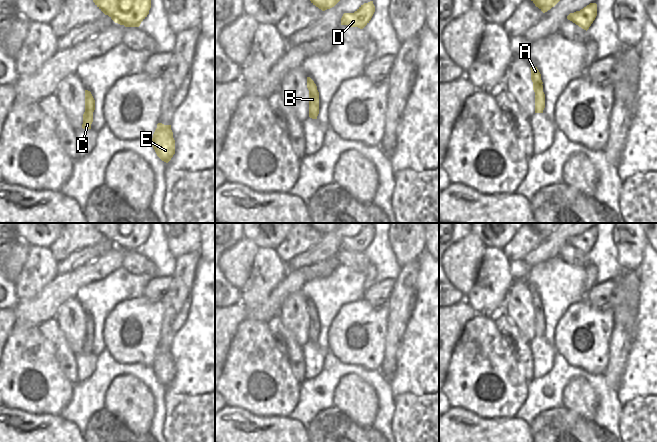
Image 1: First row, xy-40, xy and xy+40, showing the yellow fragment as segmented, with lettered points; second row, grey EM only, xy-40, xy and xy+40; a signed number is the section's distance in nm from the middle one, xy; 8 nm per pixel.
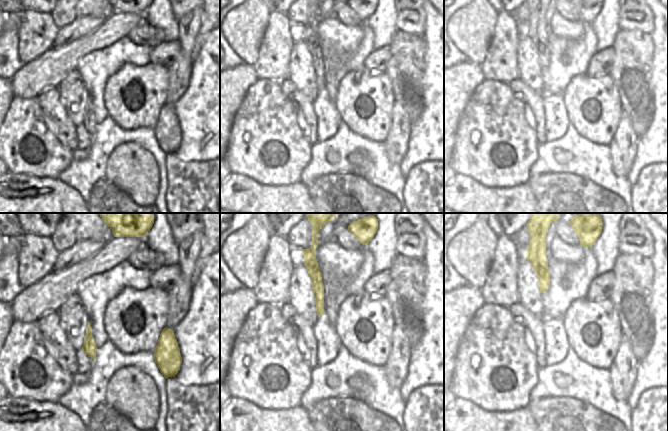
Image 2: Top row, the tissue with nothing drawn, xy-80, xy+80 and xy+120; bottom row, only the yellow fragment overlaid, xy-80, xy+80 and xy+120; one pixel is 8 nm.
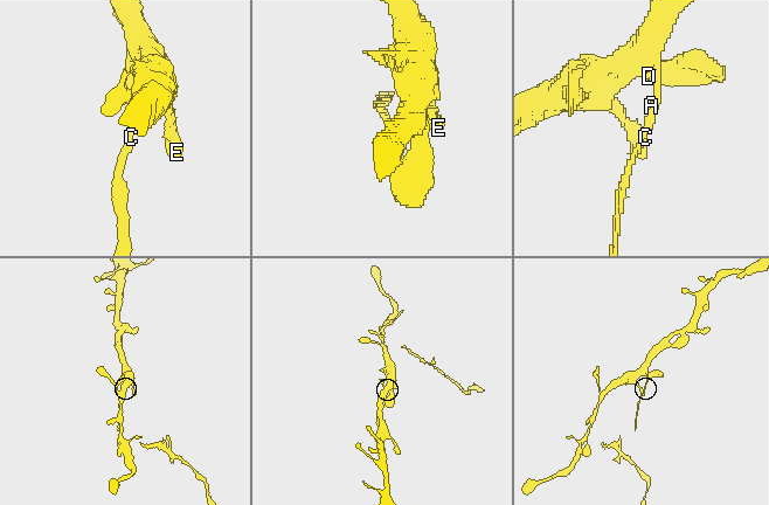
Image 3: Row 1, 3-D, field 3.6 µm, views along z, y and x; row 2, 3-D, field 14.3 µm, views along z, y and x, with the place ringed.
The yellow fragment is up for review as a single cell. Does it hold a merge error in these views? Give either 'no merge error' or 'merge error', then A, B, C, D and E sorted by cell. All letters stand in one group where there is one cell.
merge error; groups A D E / B C

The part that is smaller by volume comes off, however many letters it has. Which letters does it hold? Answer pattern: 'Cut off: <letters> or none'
Cut off: B, C.

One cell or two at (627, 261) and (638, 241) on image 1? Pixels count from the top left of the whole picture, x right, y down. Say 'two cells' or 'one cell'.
one cell

